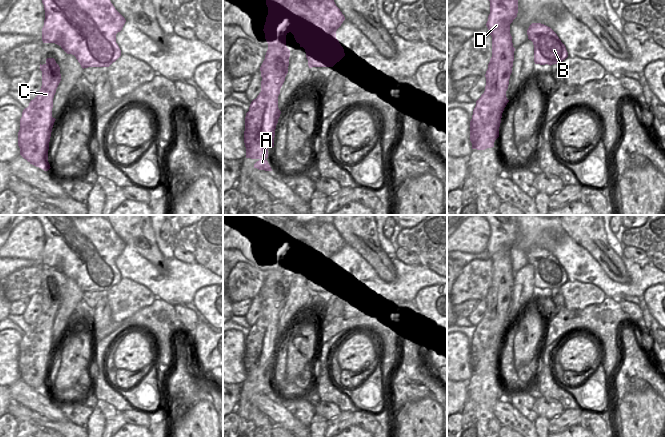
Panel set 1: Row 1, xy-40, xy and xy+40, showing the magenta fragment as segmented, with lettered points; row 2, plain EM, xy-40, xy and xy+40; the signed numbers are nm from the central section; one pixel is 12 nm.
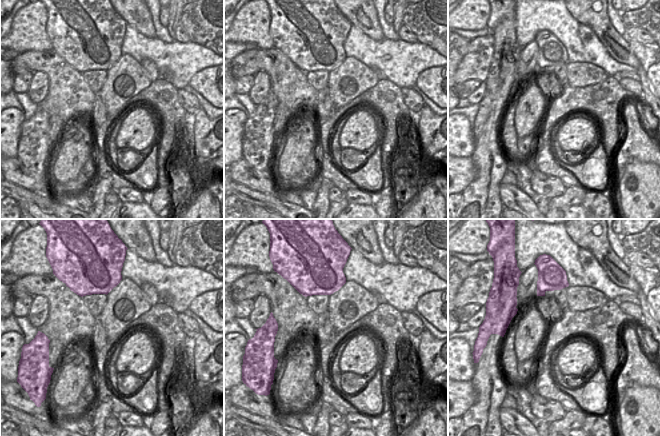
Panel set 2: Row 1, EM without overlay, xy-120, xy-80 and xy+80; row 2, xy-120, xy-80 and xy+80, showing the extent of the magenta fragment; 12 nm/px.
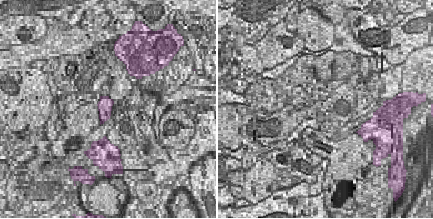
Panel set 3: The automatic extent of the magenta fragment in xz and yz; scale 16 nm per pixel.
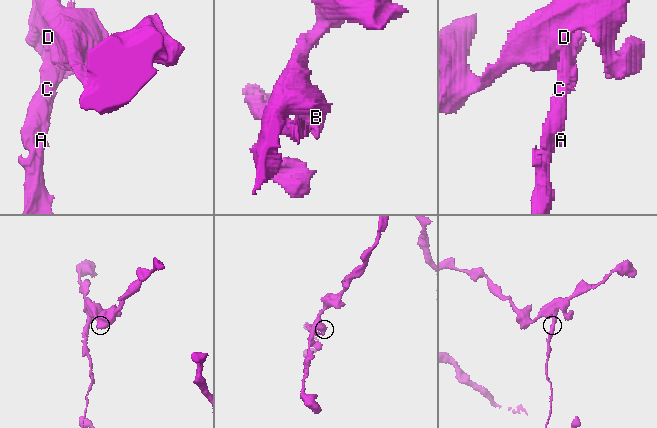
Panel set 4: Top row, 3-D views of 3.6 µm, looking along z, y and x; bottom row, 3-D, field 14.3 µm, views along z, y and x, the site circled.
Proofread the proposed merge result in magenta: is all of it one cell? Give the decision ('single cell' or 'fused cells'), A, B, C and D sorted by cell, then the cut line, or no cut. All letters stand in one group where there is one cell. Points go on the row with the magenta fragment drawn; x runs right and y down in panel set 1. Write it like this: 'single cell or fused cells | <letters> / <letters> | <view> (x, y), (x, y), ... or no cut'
fused cells | A C / B D | xy (288, 62), (282, 64), (270, 62), (261, 67)

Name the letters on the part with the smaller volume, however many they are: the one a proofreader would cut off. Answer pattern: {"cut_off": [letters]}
{"cut_off": ["A", "C"]}

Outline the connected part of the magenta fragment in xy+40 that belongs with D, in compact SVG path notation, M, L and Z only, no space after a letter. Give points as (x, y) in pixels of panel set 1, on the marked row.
M489 0L490 14L486 26L492 36L490 61L509 65L514 61L510 24L517 17L518 0Z

